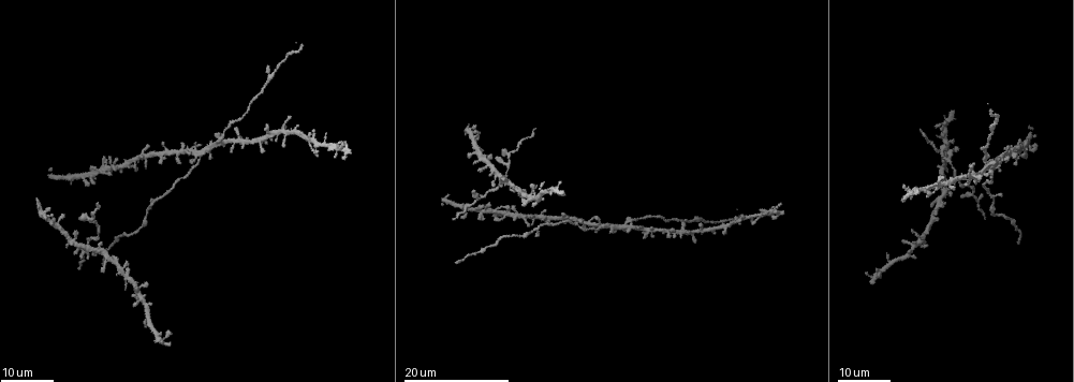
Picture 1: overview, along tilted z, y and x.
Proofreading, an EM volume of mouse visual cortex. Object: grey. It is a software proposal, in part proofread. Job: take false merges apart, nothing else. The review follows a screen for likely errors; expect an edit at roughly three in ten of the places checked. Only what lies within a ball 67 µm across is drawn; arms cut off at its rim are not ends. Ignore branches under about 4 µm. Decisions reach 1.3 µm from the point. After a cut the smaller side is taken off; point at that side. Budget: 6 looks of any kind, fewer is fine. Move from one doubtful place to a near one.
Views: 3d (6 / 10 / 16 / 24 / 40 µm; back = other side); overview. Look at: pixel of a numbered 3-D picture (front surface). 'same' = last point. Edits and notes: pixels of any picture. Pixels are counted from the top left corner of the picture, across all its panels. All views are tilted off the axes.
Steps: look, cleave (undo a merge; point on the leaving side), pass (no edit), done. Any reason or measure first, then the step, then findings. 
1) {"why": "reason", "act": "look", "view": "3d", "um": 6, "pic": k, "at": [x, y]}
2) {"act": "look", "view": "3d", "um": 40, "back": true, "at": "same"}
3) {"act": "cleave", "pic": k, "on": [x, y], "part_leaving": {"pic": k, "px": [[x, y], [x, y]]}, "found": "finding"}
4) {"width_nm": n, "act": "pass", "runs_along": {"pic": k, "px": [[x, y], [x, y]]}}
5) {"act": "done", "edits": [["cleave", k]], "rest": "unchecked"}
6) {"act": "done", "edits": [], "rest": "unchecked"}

{"why": "three arms meet", "act": "look", "view": "3d", "um": 24, "pic": 1, "at": [221, 139]}

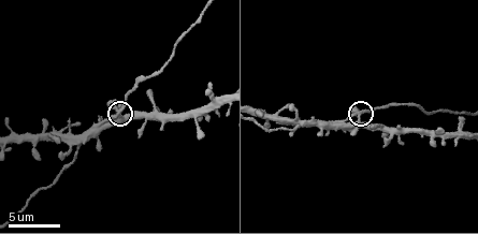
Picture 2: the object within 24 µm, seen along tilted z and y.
{"act": "look", "view": "3d", "um": 10, "pic": 2, "at": [118, 113]}

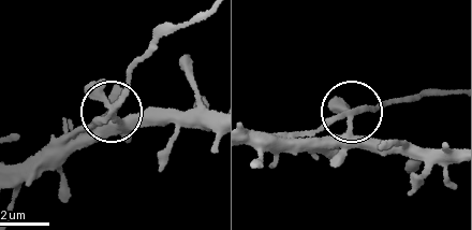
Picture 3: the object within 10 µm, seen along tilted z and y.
{"act": "look", "view": "3d", "um": 6, "pic": 3, "at": [112, 117]}

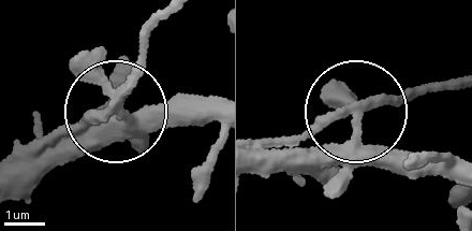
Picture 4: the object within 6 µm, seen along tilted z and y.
{"arms": 3, "act": "pass", "runs_along": {"pic": 4, "px": [[265, 150], [381, 95], [445, 88]]}, "found": "one neuron here"}

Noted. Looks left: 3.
{"why": "sudden change in width", "act": "look", "view": "3d", "um": 24, "pic": 1, "at": [690, 220]}

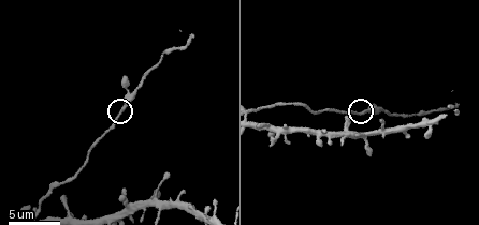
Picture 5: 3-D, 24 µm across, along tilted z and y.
{"act": "look", "view": "3d", "um": 10, "pic": 5, "at": [366, 112]}

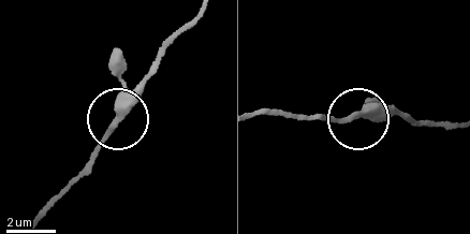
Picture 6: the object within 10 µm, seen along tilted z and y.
{"act": "look", "view": "3d", "um": 10, "back": true, "pic": 6, "at": [114, 124]}

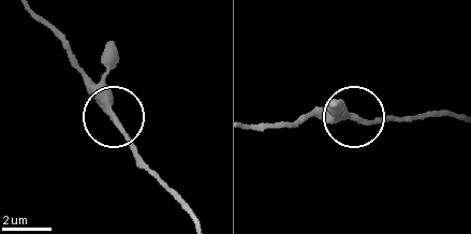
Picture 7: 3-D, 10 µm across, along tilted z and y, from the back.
{"width_nm": 270, "act": "pass", "runs_along": {"pic": 7, "px": [[194, 216], [86, 78]]}, "found": "all the same neuron"}

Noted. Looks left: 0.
{"act": "done", "edits": [], "rest": "unchecked"}

